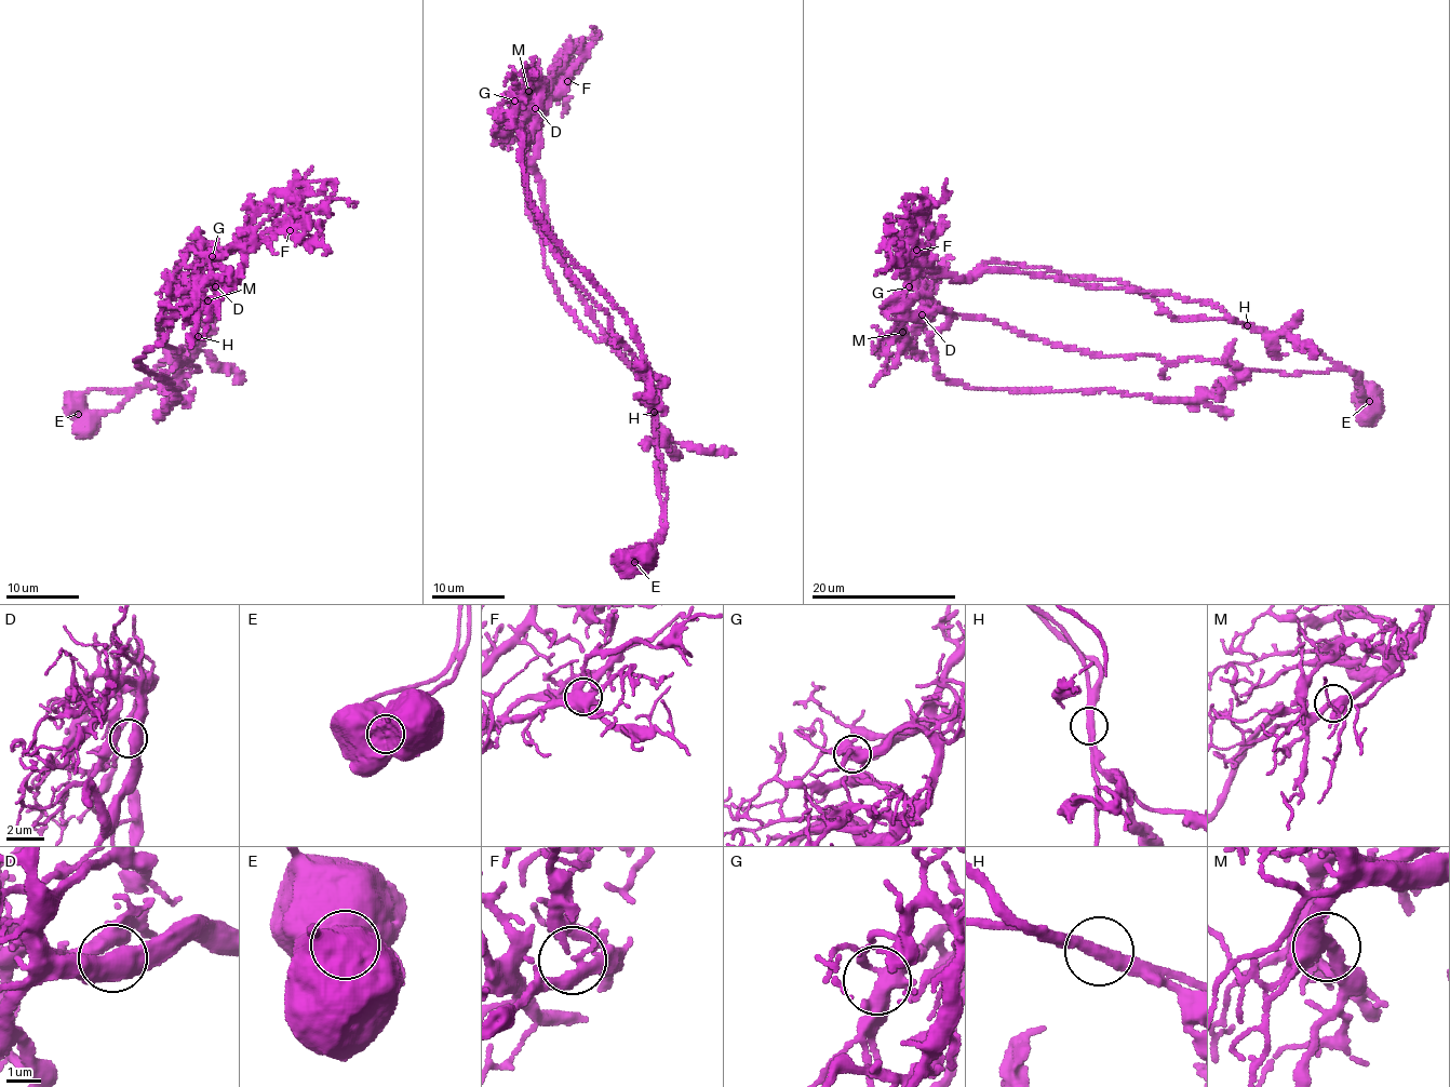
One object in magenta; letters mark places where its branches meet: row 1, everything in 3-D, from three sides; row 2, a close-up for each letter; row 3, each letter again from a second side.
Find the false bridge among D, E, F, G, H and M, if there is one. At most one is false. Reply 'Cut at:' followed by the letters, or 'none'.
Cut at: E

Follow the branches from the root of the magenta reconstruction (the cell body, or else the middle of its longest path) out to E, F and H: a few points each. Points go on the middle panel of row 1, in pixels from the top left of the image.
E: (586, 303), (588, 313), (604, 339), (657, 390), (658, 490), (666, 514), (666, 528), (659, 541), (634, 563)
F: (586, 303), (549, 227), (542, 179), (534, 162), (538, 115), (567, 81)
H: (586, 303), (588, 313), (604, 339), (656, 389), (654, 412)

